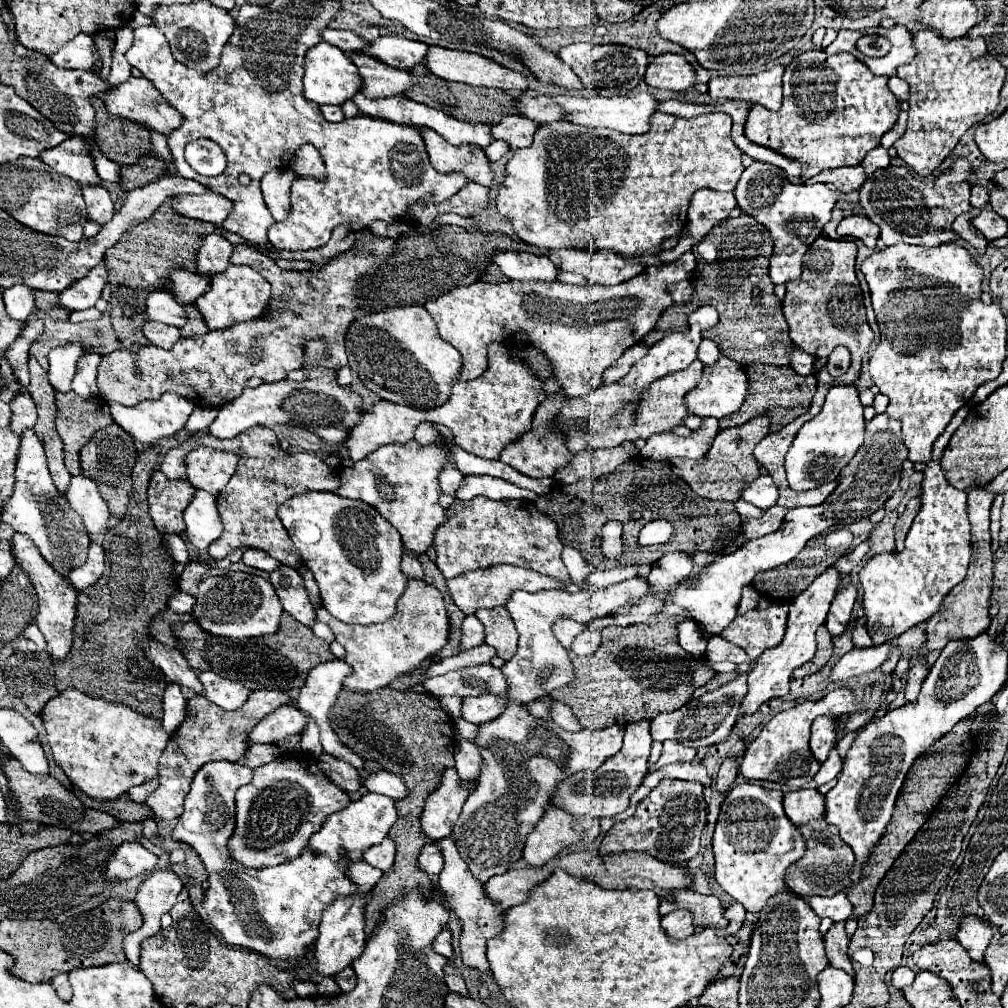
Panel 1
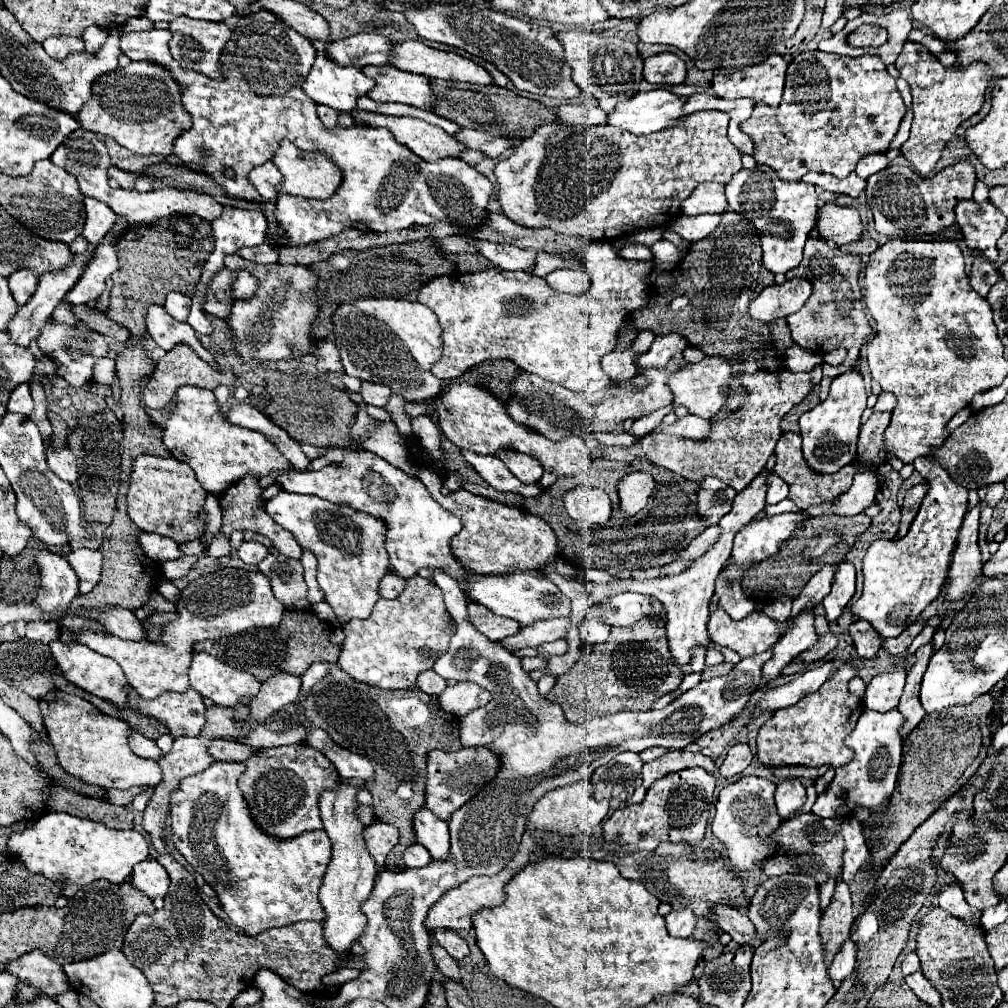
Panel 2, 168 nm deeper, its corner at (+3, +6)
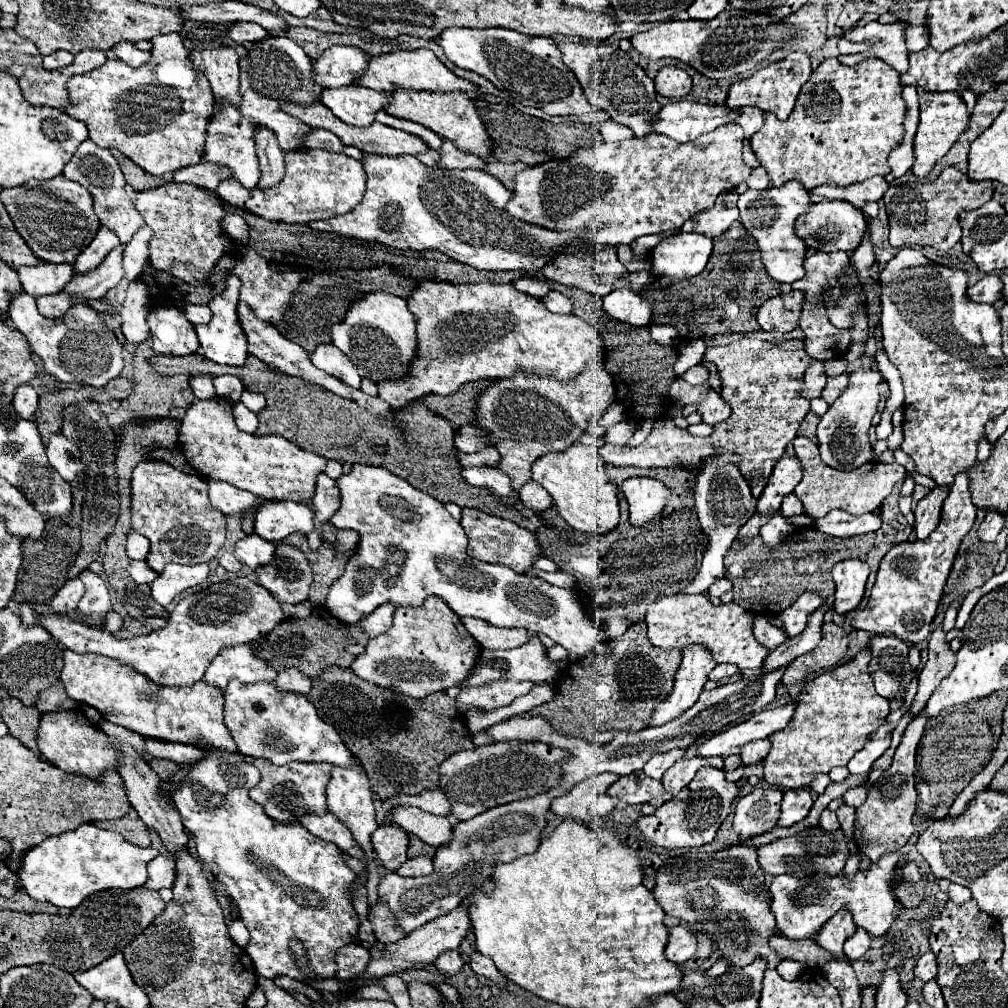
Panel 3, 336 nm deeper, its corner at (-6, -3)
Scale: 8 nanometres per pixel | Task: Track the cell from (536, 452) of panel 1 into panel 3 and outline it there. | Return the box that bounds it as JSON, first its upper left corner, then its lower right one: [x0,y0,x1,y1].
[519,481,551,515]

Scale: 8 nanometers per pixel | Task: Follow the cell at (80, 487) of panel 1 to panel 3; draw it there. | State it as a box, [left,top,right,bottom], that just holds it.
[47,433,79,483]

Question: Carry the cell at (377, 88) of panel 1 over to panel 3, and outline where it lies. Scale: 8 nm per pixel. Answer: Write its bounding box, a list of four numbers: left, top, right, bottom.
[385,89,495,157]

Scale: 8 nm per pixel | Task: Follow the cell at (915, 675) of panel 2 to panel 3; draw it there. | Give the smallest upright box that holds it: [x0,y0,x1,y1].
[853,713,927,861]

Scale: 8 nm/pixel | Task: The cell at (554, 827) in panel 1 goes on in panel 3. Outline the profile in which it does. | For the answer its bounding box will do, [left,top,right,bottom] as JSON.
[551,773,619,823]

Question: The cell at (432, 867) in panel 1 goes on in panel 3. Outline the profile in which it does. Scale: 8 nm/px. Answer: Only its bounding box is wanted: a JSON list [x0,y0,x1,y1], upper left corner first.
[395,857,433,877]

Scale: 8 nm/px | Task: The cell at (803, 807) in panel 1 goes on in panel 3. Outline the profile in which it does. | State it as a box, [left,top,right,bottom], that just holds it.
[777,789,813,827]

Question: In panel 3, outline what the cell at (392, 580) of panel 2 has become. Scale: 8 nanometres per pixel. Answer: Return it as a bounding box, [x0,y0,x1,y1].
[357,603,395,639]

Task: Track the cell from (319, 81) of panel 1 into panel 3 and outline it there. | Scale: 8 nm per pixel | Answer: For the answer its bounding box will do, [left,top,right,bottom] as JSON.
[321,85,389,127]

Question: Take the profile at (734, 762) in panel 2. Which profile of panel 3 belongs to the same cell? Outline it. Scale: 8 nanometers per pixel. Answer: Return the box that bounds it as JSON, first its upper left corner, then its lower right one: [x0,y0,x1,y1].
[741,739,771,765]

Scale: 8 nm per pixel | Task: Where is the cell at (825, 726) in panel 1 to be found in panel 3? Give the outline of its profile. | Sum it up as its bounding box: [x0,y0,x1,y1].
[763,651,891,789]

